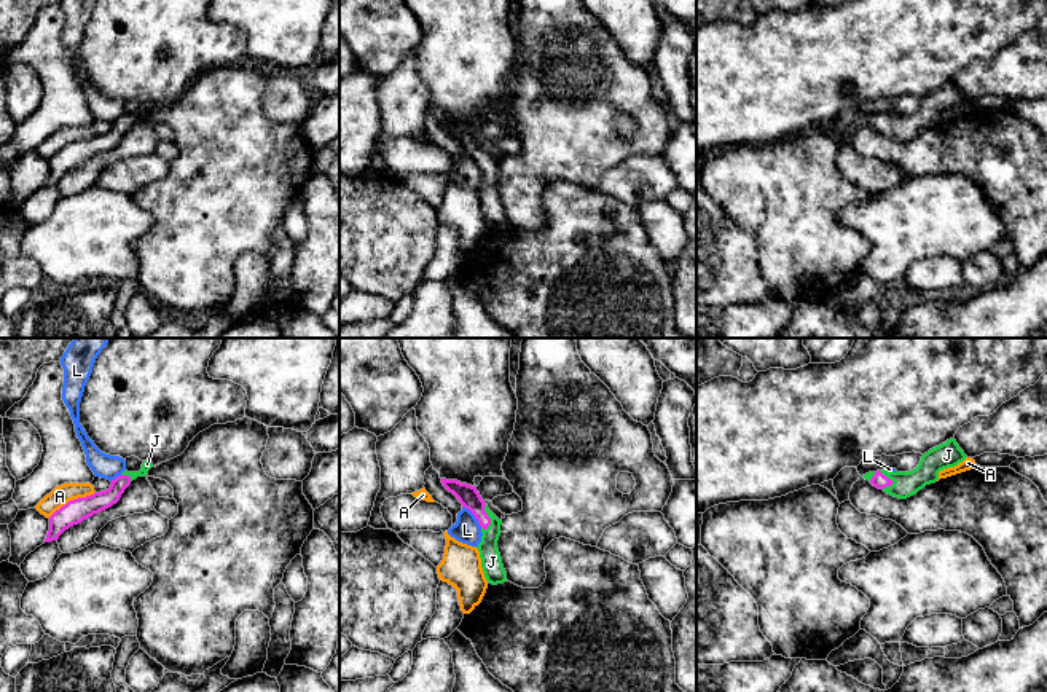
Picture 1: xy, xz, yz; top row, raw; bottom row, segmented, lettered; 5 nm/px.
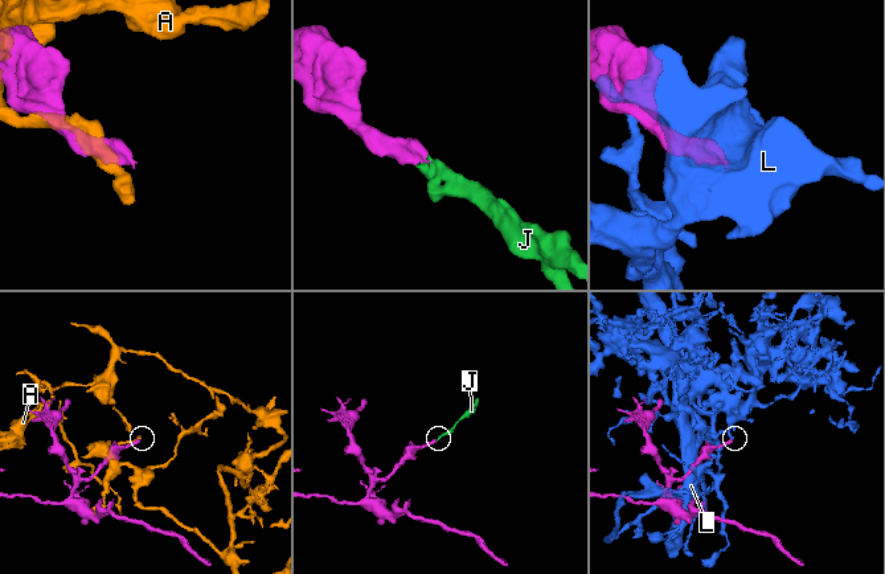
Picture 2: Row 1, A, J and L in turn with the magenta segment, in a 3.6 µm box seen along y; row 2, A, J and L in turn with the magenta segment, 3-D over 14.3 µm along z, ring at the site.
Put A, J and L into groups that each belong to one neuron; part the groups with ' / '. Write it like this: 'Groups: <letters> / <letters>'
Groups: A / J / L

